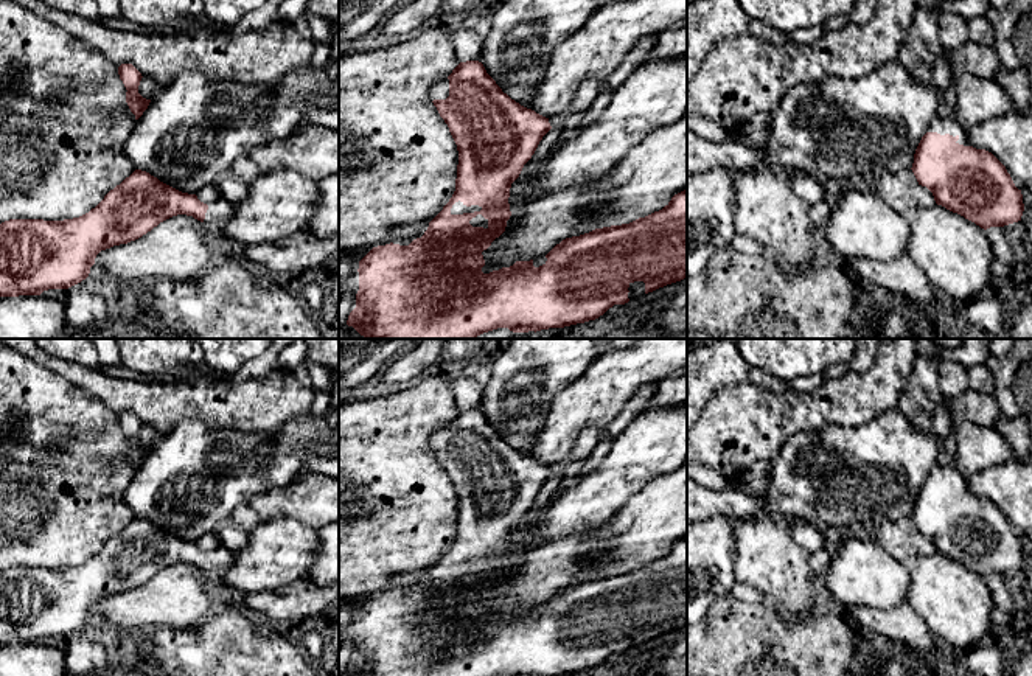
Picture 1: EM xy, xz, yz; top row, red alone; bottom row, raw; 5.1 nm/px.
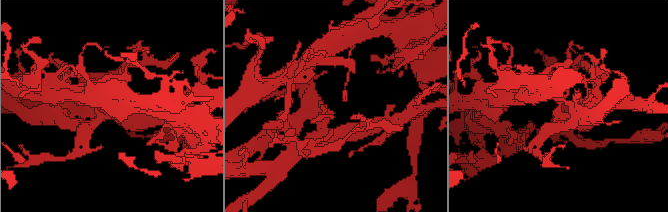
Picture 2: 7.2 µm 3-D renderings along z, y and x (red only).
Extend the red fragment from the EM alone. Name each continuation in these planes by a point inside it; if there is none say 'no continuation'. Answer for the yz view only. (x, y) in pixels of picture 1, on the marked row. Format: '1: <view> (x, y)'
1: yz (941, 125)

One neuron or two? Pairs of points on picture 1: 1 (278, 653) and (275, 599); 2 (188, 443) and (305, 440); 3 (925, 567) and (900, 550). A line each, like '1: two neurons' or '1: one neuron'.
1: two neurons
2: one neuron
3: two neurons

